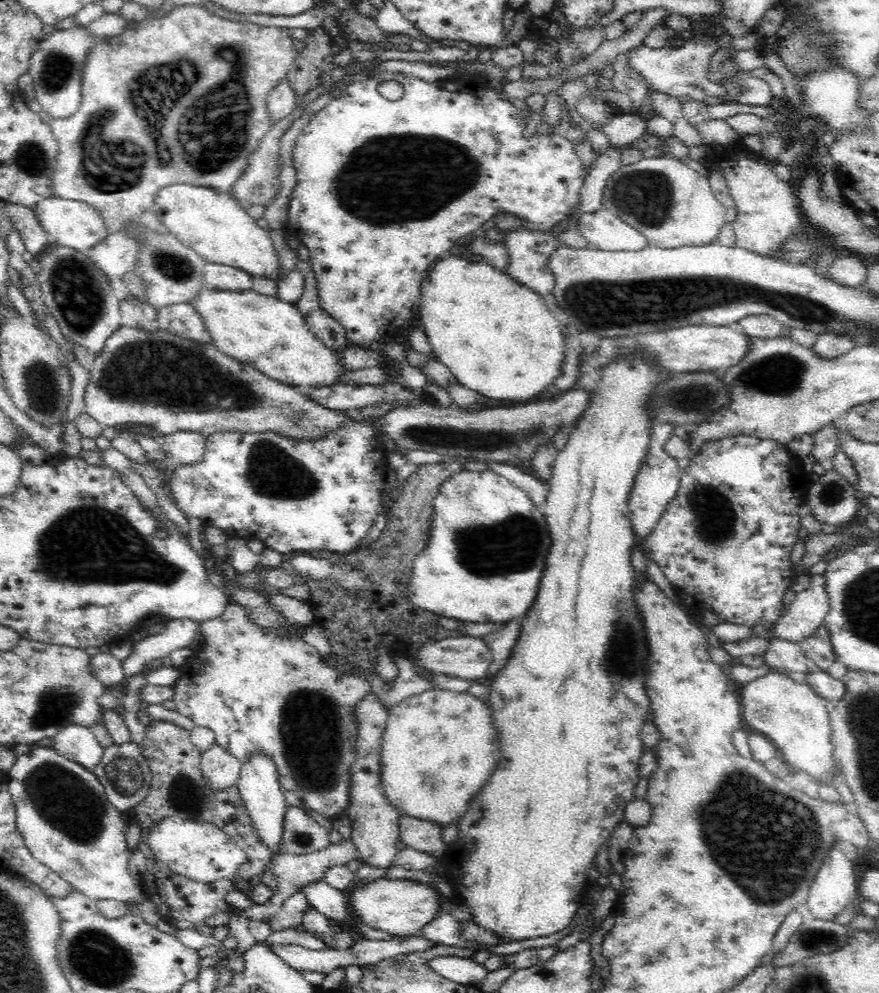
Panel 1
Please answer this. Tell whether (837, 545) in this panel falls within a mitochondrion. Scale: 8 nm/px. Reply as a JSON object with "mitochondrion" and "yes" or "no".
{"mitochondrion":"no"}

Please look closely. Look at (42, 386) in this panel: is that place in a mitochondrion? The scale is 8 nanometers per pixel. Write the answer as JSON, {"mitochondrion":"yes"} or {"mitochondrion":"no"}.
{"mitochondrion":"yes"}

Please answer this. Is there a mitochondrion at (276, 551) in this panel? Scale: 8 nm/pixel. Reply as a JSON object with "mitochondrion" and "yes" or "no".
{"mitochondrion":"no"}

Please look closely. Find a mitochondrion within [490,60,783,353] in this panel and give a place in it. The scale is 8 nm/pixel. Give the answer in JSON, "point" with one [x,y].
{"point":[648,197]}

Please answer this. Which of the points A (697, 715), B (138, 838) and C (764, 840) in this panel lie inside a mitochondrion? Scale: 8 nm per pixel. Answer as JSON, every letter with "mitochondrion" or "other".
{"A":"other","B":"other","C":"mitochondrion"}

